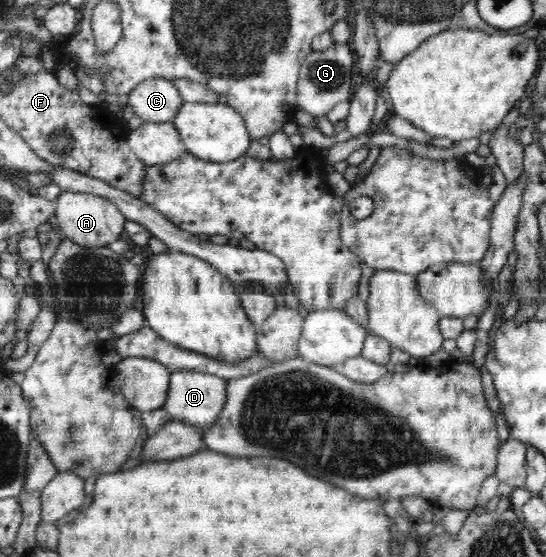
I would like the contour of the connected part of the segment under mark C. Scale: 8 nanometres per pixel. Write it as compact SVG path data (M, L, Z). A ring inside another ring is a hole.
M155 77L138 84L128 94L128 104L142 122L170 121L184 101L172 79Z

